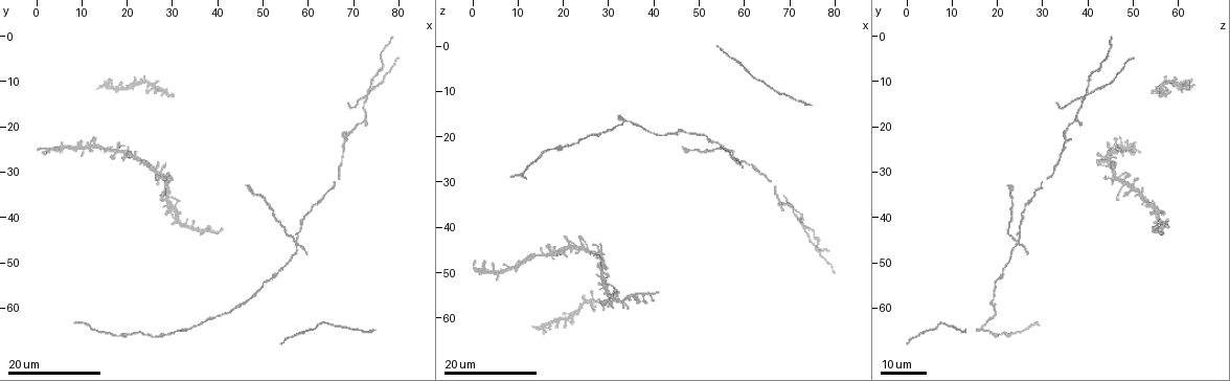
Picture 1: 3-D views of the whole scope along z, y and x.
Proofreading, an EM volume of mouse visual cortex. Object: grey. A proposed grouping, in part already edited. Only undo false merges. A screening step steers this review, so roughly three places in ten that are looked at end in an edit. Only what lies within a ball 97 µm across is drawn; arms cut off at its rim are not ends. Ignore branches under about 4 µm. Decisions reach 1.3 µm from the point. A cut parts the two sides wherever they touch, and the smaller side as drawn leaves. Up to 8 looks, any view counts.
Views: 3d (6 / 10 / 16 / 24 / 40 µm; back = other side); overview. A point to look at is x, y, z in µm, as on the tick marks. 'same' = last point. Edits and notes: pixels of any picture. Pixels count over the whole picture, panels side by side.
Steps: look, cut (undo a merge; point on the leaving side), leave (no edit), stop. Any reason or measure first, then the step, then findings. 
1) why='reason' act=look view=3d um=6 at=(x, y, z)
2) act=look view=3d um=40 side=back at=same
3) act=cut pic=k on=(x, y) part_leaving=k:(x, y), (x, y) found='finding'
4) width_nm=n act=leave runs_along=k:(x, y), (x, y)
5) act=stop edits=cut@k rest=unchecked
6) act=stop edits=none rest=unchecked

why='looks like a crossing' act=look view=3d um=16 at=(17.5, 25.5, 46.5)

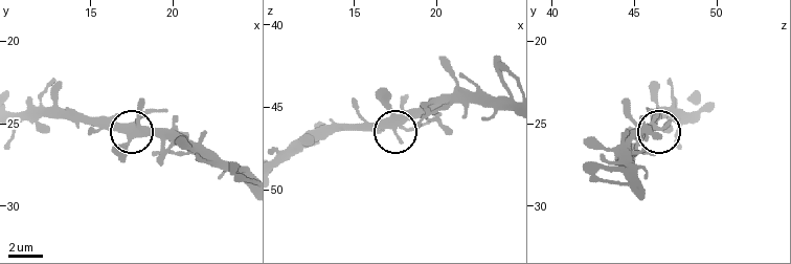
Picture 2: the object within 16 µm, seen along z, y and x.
act=look view=3d um=10 at=(17.6, 25.2, 46.2)

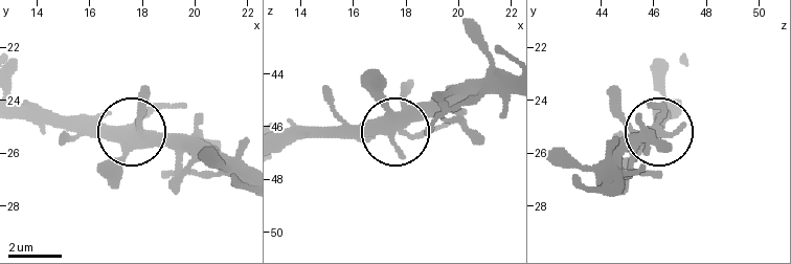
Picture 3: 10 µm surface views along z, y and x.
act=leave found='all the same cell'

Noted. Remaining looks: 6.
why='four or more arms meet' act=look view=3d um=16 at=(28.5, 31.5, 47.0)

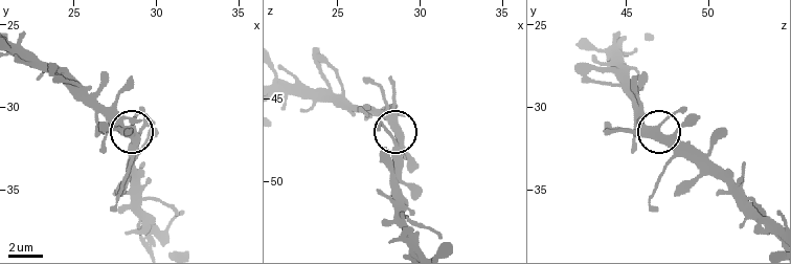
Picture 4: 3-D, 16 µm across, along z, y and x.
act=look view=3d um=6 at=(28.2, 31.4, 46.4)

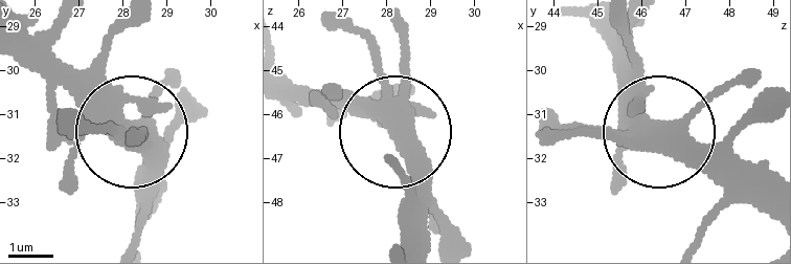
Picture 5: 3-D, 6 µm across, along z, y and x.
act=look view=3d um=6 side=back at=(28.15, 31.30, 46.30)

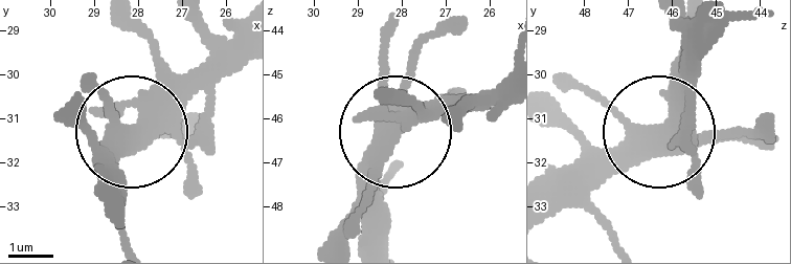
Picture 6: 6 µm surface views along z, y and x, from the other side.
width_nm=440 act=leave found='continuous, no second cell'

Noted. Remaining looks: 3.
why='looks like a crossing' act=look view=3d um=24 at=(57.5, 45.5, 25.0)

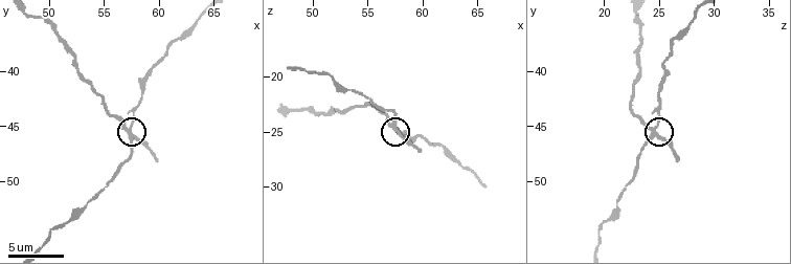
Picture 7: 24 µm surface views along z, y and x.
act=look view=3d um=10 at=(57.2, 45.4, 24.8)

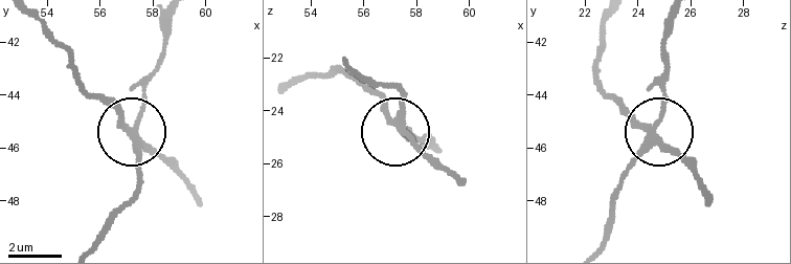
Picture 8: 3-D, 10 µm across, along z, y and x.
arms=4 act=cut pic=8 on=(154, 154) found='a second cell is stuck on'

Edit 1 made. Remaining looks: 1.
act=stop edits=cut@8 rest=unchecked

